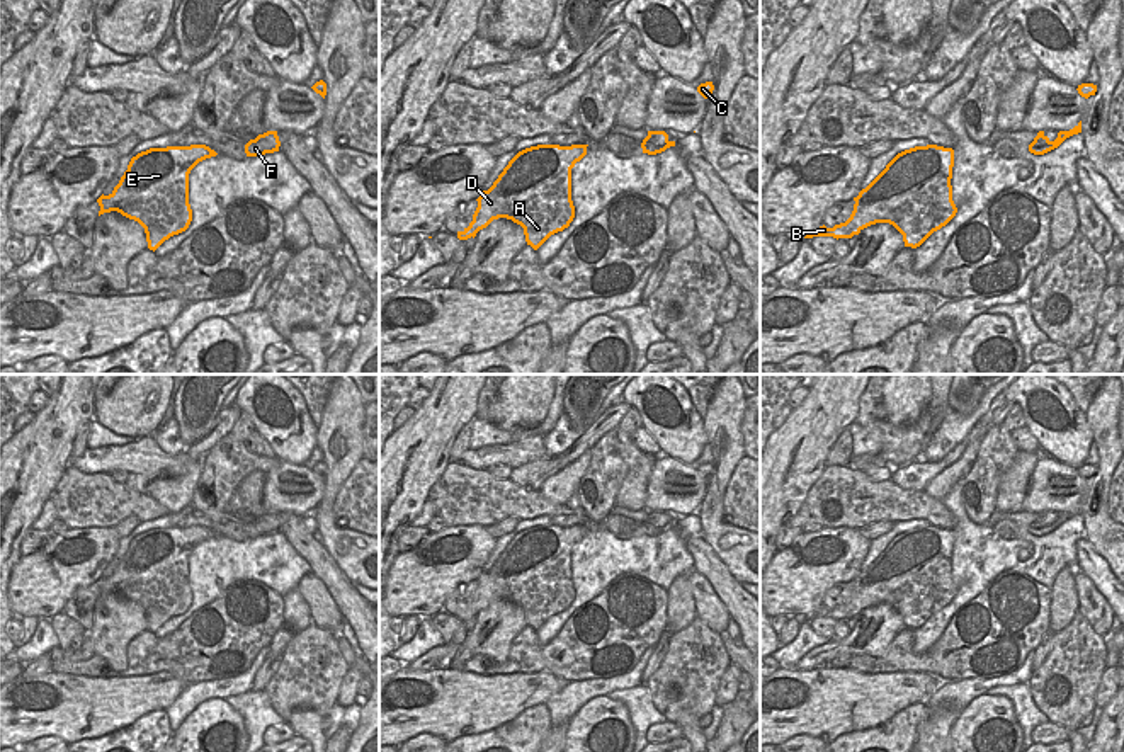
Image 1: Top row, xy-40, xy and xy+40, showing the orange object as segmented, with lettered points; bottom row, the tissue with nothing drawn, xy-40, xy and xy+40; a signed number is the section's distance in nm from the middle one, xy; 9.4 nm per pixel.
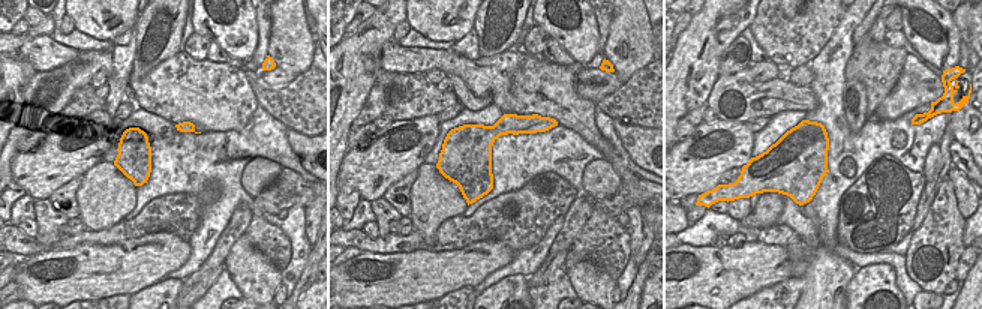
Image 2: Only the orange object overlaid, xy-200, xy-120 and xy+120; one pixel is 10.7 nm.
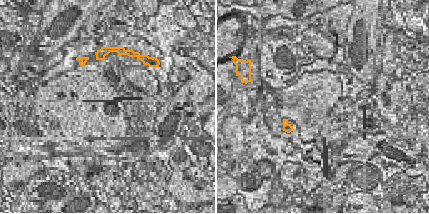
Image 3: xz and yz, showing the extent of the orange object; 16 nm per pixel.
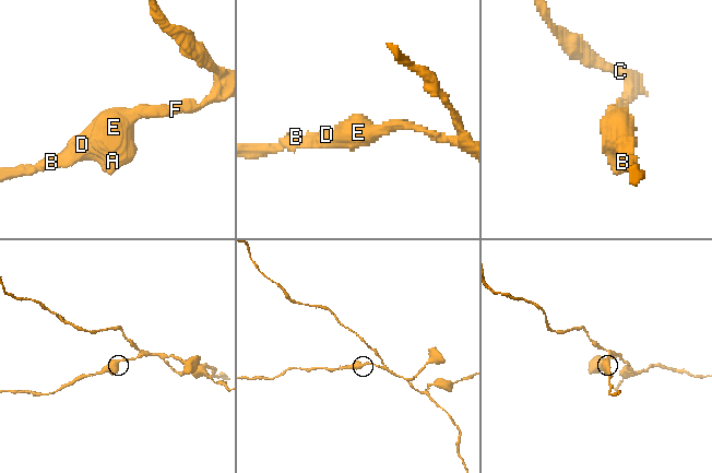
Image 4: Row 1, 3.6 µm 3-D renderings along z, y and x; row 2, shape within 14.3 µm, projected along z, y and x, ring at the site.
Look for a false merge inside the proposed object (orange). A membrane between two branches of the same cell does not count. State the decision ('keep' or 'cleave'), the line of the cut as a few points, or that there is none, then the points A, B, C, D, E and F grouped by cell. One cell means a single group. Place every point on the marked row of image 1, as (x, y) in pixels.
cleave; cut in xy along (670, 142), (650, 143), (645, 150); A B D E F / C

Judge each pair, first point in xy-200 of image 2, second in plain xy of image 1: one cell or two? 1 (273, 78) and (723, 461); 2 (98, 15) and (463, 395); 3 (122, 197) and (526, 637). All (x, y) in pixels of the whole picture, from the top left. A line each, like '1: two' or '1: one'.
1: two
2: two
3: two

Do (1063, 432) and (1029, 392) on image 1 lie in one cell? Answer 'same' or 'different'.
same

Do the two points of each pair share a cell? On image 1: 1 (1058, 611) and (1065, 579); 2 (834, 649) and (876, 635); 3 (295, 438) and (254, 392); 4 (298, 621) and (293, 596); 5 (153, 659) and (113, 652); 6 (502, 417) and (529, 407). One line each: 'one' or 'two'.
1: one
2: one
3: one
4: one
5: two
6: one

